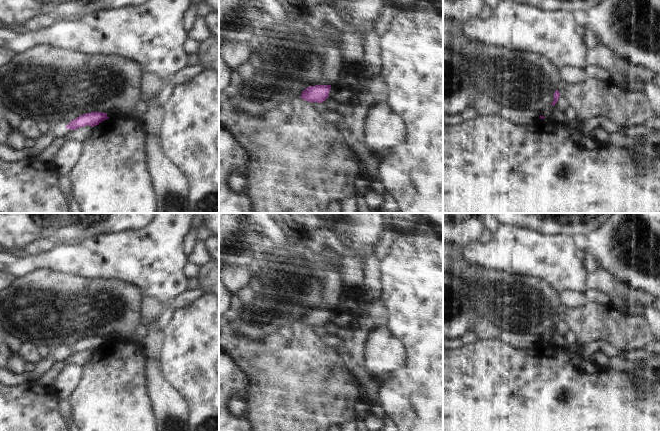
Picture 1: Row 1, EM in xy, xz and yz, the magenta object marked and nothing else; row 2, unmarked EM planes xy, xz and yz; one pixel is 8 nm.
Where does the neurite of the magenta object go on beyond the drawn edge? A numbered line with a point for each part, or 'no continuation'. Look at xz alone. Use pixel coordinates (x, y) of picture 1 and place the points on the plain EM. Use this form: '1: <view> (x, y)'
no continuation

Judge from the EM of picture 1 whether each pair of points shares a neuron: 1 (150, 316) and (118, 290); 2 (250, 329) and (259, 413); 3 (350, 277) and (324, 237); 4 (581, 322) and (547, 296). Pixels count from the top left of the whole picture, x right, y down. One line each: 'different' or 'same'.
1: different
2: different
3: same
4: different

